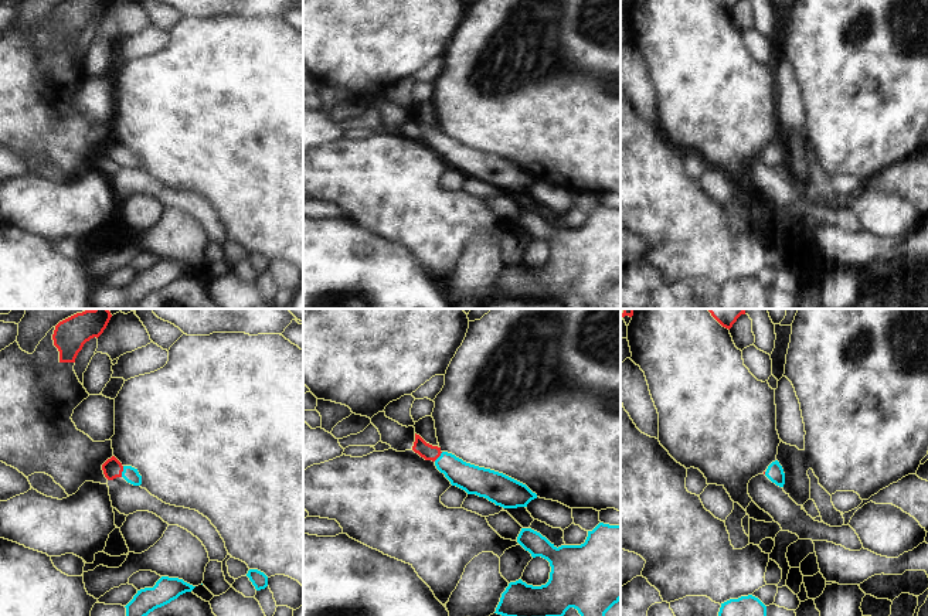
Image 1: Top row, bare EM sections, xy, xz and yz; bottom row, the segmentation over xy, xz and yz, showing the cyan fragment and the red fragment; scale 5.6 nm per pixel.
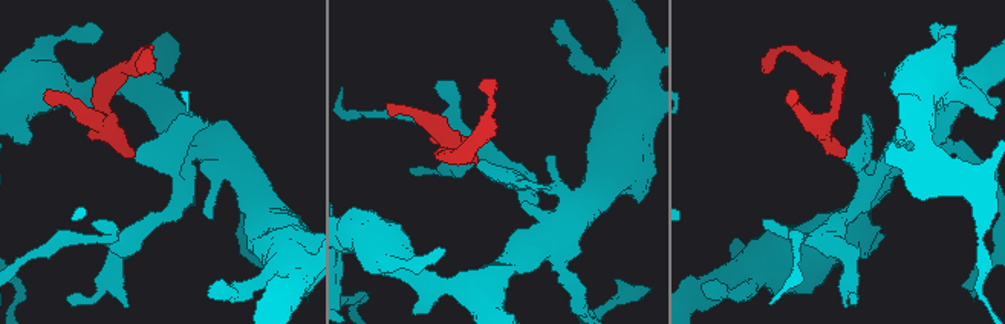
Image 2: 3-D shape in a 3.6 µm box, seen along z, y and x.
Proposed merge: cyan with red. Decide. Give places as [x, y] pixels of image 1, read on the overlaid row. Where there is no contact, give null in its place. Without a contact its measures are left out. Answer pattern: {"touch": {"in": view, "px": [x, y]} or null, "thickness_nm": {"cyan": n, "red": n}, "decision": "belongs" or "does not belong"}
{"touch": {"in": "xy", "px": [122, 472]}, "thickness_nm": {"cyan": 90, "red": 110}, "decision": "belongs"}

